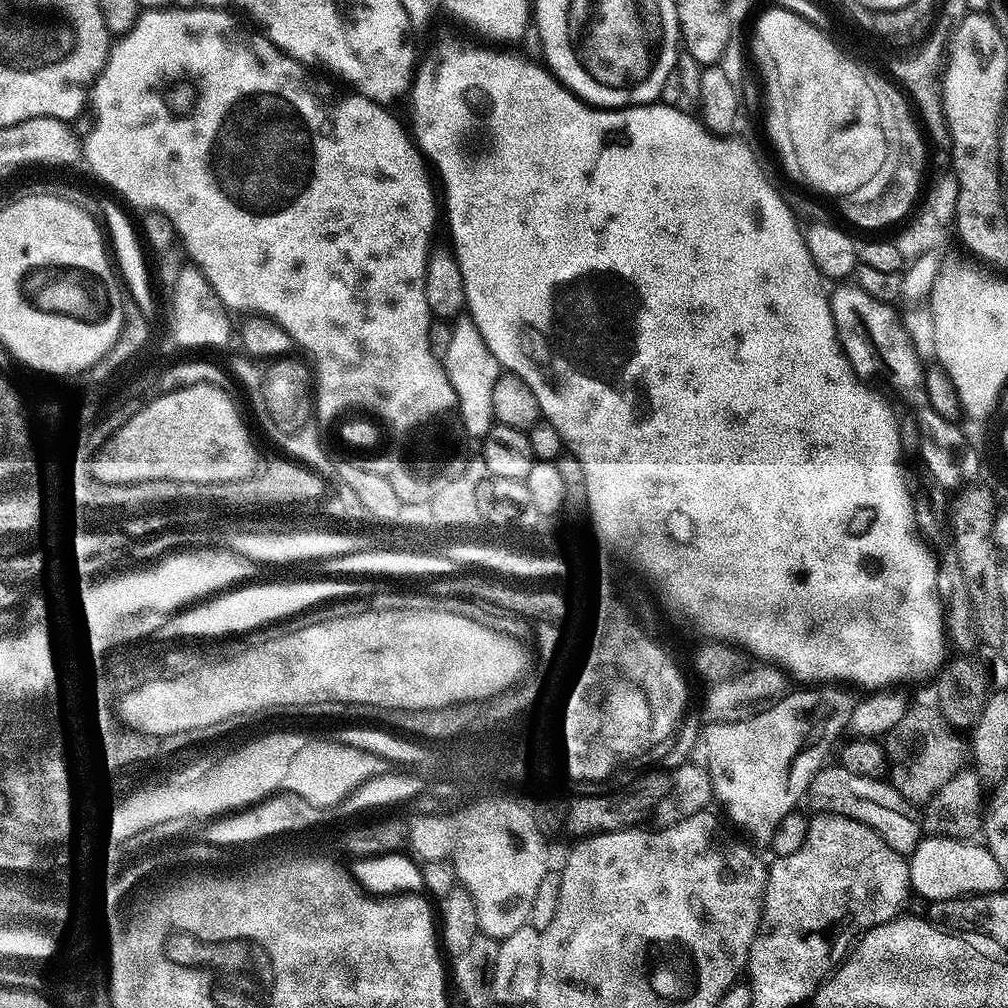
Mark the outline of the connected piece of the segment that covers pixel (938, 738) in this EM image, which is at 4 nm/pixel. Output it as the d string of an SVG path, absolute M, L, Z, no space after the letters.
M909 707L905 716L883 737L888 756L887 779L911 804L924 806L934 798L966 764L966 744L959 740L957 729L948 723L939 707Z

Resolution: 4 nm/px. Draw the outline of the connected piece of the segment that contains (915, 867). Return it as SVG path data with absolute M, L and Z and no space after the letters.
M925 835L918 842L918 846L910 854L908 860L908 869L910 870L910 882L912 883L912 892L920 895L927 902L937 900L956 900L959 896L981 896L991 892L1005 891L1006 874L998 862L994 862L994 854L983 843L976 840L961 840L958 837L942 837Z

